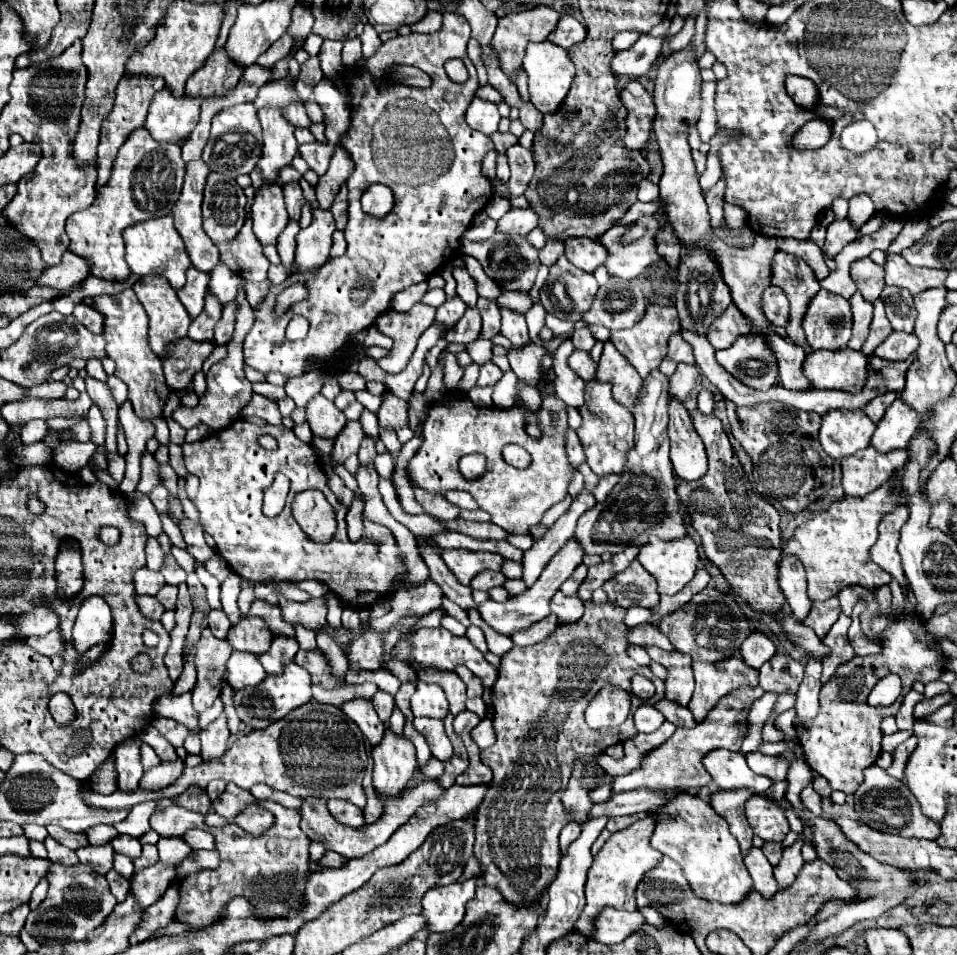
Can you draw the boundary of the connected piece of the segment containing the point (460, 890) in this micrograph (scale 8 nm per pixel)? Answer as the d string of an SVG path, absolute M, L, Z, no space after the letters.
M478 876L466 882L452 882L440 888L432 888L422 898L422 914L430 932L450 932L464 918L464 906L476 892Z

